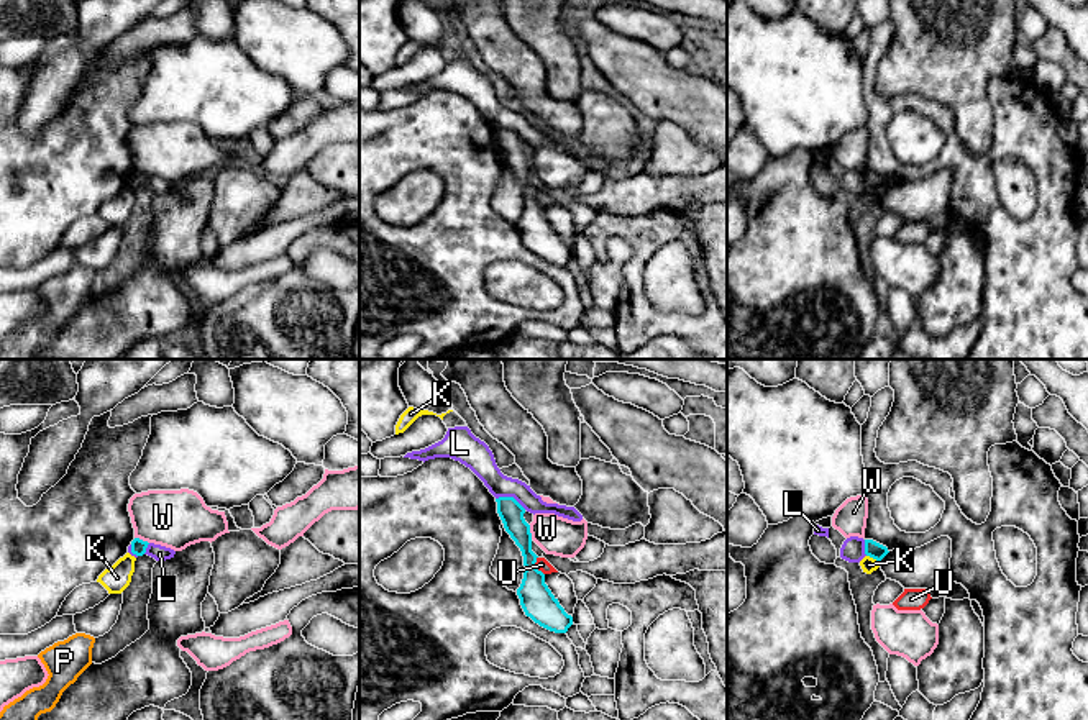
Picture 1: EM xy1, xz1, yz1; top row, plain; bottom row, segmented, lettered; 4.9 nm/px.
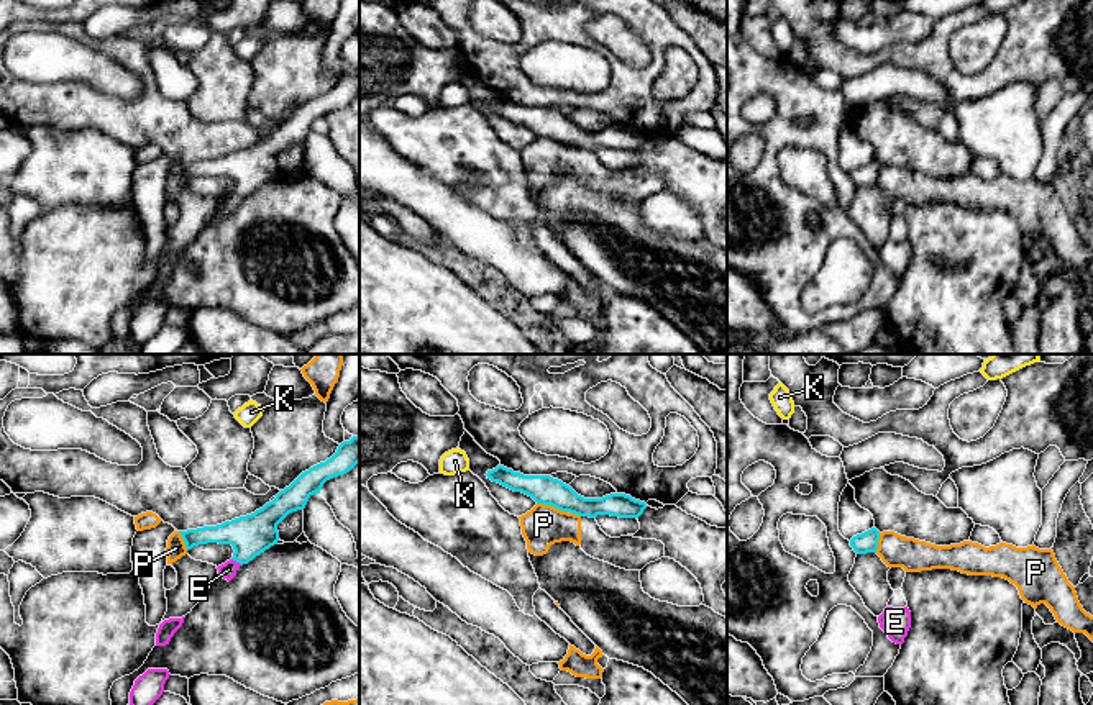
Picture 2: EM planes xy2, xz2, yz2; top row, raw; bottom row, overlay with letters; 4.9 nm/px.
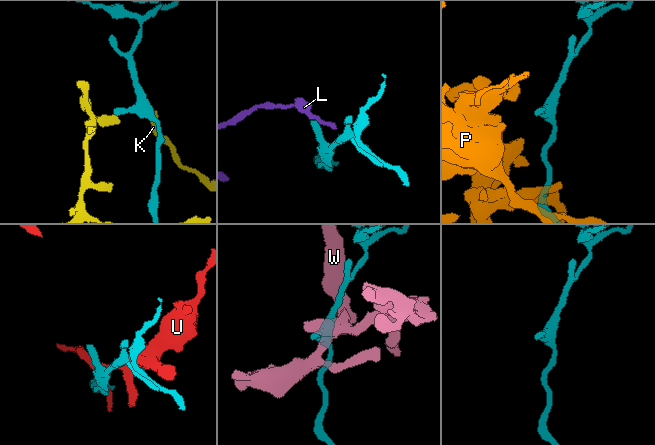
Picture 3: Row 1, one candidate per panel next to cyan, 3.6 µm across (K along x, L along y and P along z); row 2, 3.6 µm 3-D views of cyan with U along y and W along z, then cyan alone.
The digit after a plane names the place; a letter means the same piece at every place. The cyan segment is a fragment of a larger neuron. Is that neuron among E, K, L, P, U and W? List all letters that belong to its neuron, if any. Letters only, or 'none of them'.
E

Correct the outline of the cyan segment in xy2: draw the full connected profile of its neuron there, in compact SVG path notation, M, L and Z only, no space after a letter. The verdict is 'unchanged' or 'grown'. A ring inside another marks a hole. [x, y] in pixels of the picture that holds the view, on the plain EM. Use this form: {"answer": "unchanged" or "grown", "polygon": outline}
{"answer": "grown", "polygon": "M359 69L343 74L336 85L309 103L302 105L276 131L251 148L225 154L217 159L179 164L187 184L199 177L231 177L235 185L230 193L218 198L218 208L228 215L240 198L277 177L277 157L292 144L304 143L313 126L320 126L323 116L350 105L359 95Z"}

